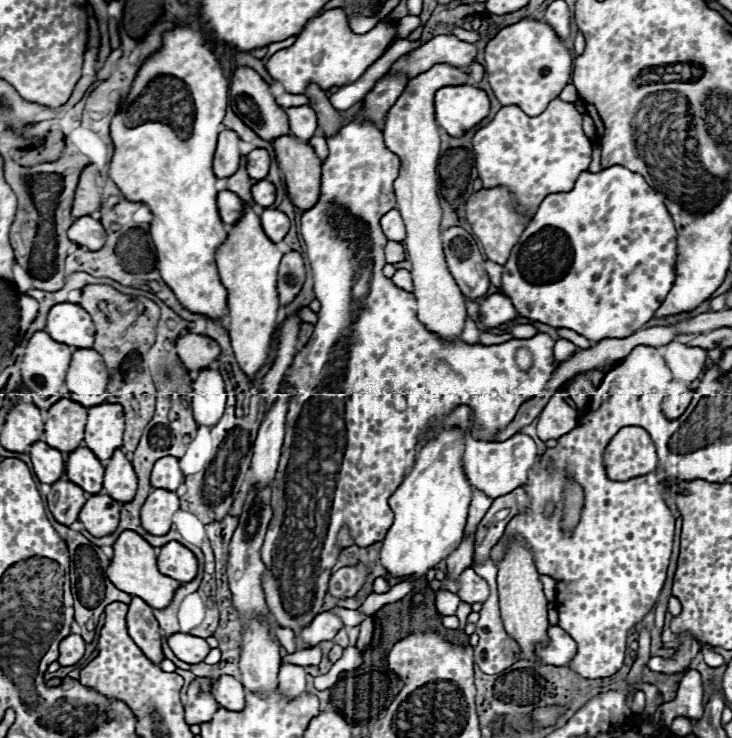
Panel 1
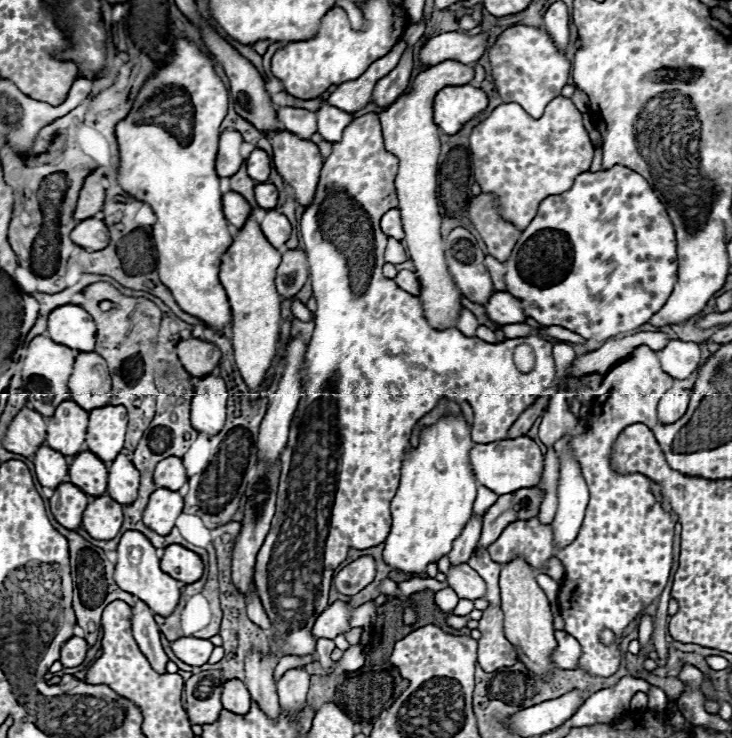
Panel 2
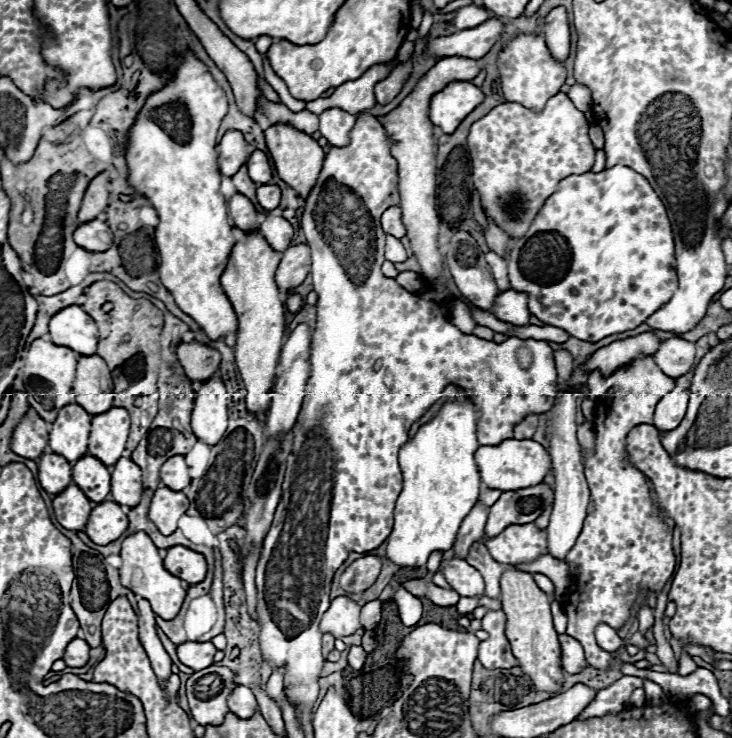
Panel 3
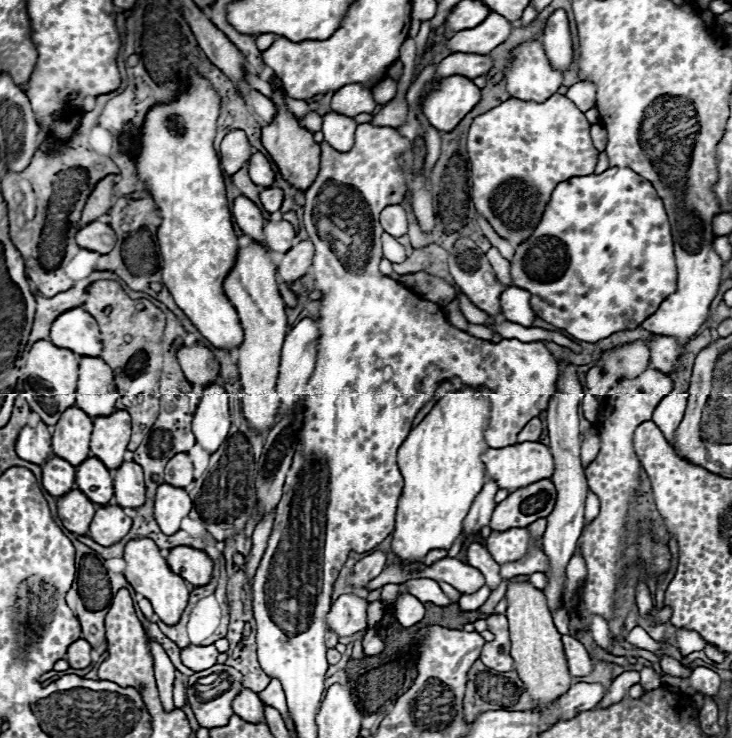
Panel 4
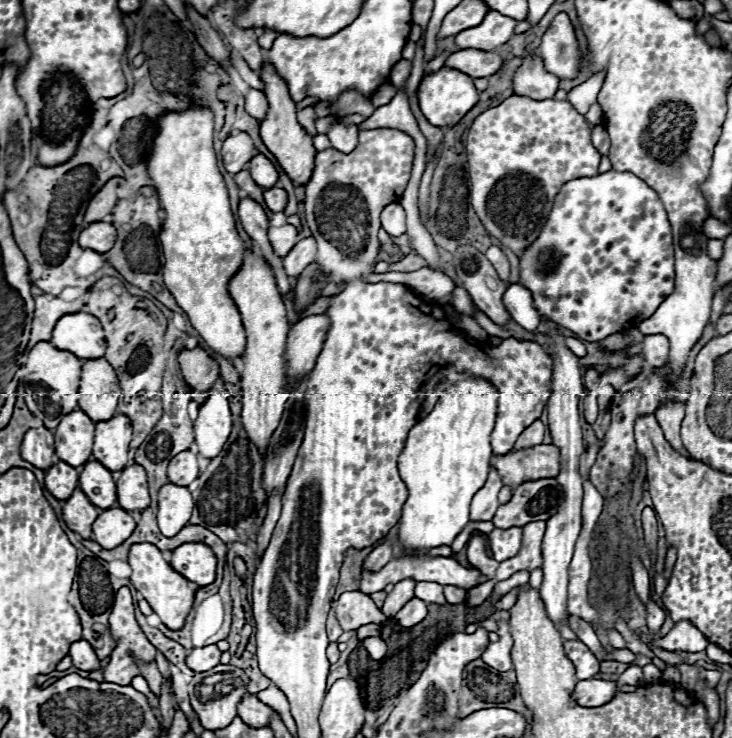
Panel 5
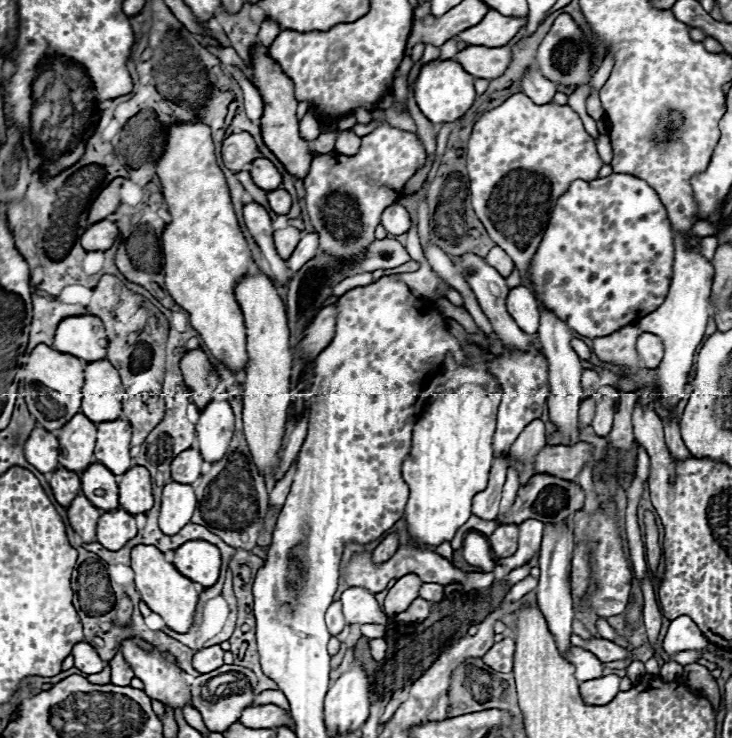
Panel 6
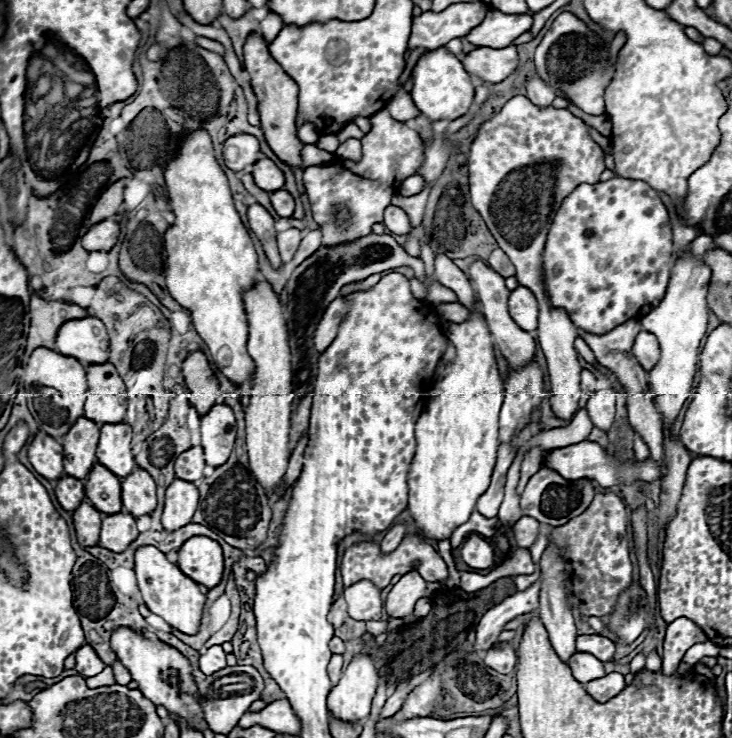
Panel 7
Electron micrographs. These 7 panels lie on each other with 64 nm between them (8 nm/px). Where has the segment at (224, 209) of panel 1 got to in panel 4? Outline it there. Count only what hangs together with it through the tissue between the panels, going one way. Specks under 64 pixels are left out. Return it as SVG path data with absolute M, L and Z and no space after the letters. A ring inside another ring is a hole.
M238 196L234 200L234 220L238 222L238 226L242 228L244 234L248 234L252 240L264 244L264 216L260 212L260 208L256 204L252 204L252 200L248 200L246 196Z

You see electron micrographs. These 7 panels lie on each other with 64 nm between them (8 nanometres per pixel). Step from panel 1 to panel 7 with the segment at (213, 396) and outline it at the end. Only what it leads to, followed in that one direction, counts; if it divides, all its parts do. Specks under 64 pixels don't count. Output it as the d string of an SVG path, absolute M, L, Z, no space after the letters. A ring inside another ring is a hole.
M214 404L208 414L202 416L202 448L206 454L206 464L218 468L228 460L234 438L236 438L236 420L234 412L226 404Z

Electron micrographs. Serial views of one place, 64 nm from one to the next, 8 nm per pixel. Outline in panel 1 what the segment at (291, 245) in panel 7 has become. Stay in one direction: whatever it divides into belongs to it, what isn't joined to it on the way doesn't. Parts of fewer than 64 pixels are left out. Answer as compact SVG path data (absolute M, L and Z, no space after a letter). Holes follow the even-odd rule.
M266 208L260 218L262 218L262 228L264 228L266 236L274 244L280 244L290 230L290 220L284 216L284 212L280 212L276 208Z

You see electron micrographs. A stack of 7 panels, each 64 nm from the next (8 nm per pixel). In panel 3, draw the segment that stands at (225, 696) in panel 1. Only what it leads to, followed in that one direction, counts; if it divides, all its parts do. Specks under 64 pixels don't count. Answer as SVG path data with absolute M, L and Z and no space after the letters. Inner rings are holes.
M236 686L234 692L228 698L228 708L232 714L248 720L258 712L258 704L256 704L256 696L248 686Z

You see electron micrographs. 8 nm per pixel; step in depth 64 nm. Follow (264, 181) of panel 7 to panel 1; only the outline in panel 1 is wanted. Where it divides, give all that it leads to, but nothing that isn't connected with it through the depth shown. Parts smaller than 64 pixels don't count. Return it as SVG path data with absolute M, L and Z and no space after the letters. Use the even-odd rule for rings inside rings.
M256 148L246 158L248 158L248 174L250 174L250 178L264 180L266 174L268 174L268 168L270 168L268 152L262 150L262 148Z

